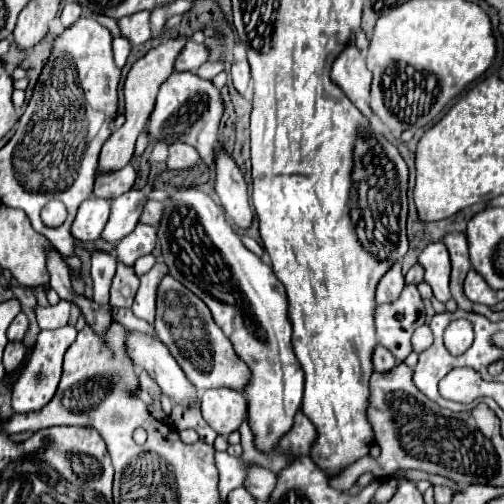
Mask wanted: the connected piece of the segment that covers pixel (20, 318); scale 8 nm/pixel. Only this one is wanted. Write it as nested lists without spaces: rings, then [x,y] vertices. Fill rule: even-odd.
[[[19,313],[7,329],[8,340],[23,341],[23,337],[25,337],[27,329],[29,329],[29,319],[27,319],[27,315],[25,315],[25,313]]]

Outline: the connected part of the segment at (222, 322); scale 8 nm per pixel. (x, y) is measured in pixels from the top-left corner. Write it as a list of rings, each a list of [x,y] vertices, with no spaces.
[[[179,189],[163,201],[163,215],[157,225],[157,241],[161,245],[163,261],[169,275],[191,289],[211,311],[215,323],[223,329],[227,339],[233,343],[235,353],[243,359],[251,371],[251,379],[245,387],[245,399],[249,405],[249,427],[253,433],[255,447],[259,451],[271,453],[283,435],[289,433],[293,417],[301,407],[303,399],[303,369],[291,347],[291,321],[287,313],[285,287],[273,275],[271,267],[265,265],[257,255],[253,255],[241,241],[239,233],[227,221],[225,211],[203,191]]]

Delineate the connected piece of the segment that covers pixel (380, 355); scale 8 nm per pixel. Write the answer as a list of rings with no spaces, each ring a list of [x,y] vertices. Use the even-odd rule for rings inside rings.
[[[377,345],[375,347],[375,355],[373,355],[373,365],[375,365],[377,373],[387,373],[387,371],[391,371],[397,365],[397,361],[385,347]]]

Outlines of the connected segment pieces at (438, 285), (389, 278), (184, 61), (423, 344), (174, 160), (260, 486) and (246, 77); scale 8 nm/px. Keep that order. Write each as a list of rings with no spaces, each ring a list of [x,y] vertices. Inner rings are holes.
[[[443,243],[427,245],[419,255],[419,263],[425,269],[425,281],[431,285],[433,295],[443,303],[451,299],[451,293],[449,293],[451,263],[447,255],[447,247]]]
[[[395,263],[395,267],[391,267],[391,271],[387,271],[387,275],[383,275],[383,279],[379,281],[377,305],[393,303],[395,299],[399,299],[403,287],[405,287],[405,281],[401,275],[401,263]]]
[[[187,41],[183,51],[175,59],[175,71],[197,71],[207,61],[207,49],[195,41]]]
[[[425,323],[425,325],[417,327],[415,333],[413,333],[413,339],[411,339],[411,341],[413,341],[413,351],[415,351],[415,353],[425,351],[425,349],[433,343],[433,333],[431,333],[429,325]]]
[[[187,143],[169,145],[169,157],[167,157],[169,169],[185,169],[185,167],[193,167],[195,163],[199,163],[199,155],[193,147],[189,147]]]
[[[251,463],[247,467],[247,475],[245,475],[245,483],[243,487],[259,501],[267,501],[267,495],[271,495],[271,487],[275,485],[275,475],[265,469],[259,467],[255,463]]]
[[[247,59],[243,61],[235,61],[231,65],[231,79],[233,79],[233,85],[237,91],[241,91],[245,98],[249,102],[252,102],[251,87],[249,87],[249,81],[251,81],[251,69],[249,69],[249,63]]]

